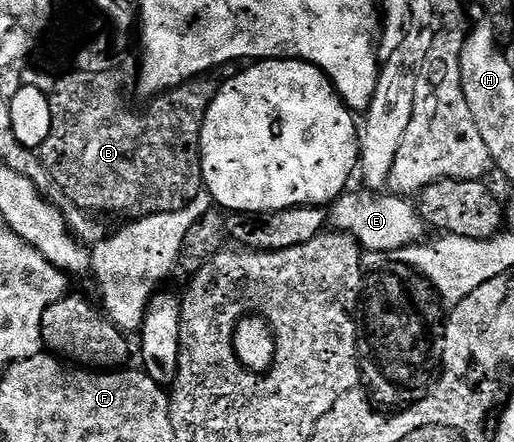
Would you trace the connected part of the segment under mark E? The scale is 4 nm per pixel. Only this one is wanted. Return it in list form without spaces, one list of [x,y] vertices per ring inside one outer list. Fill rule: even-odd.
[[[348,190],[330,205],[329,224],[336,232],[352,236],[360,249],[373,251],[396,251],[424,239],[425,225],[418,207],[410,199],[394,194],[376,194],[370,190]]]

